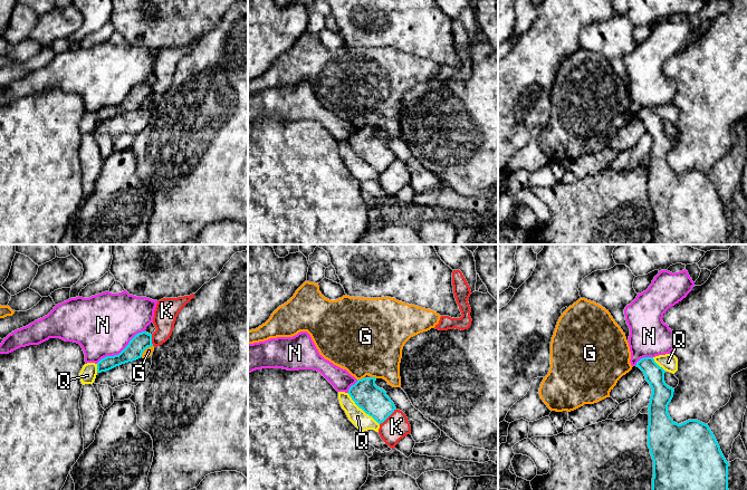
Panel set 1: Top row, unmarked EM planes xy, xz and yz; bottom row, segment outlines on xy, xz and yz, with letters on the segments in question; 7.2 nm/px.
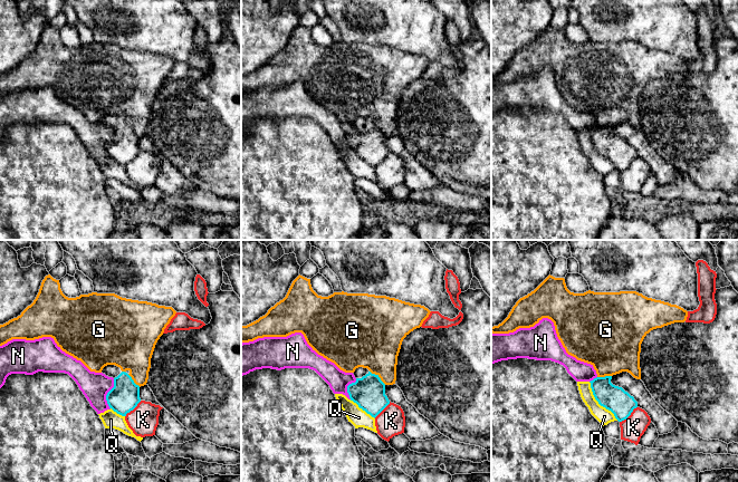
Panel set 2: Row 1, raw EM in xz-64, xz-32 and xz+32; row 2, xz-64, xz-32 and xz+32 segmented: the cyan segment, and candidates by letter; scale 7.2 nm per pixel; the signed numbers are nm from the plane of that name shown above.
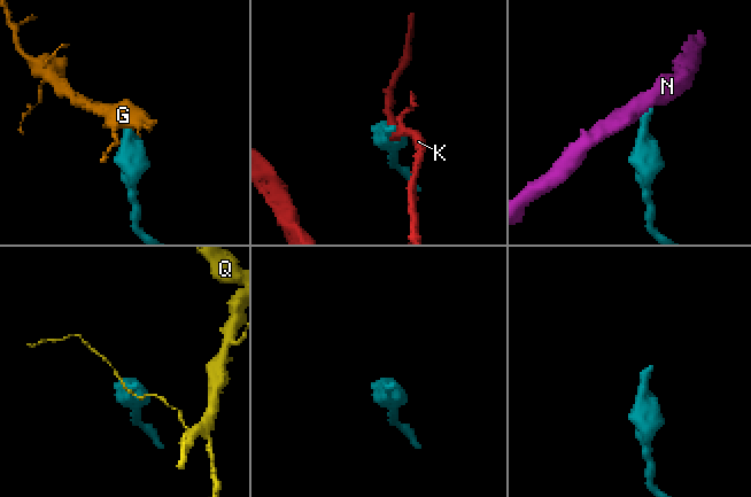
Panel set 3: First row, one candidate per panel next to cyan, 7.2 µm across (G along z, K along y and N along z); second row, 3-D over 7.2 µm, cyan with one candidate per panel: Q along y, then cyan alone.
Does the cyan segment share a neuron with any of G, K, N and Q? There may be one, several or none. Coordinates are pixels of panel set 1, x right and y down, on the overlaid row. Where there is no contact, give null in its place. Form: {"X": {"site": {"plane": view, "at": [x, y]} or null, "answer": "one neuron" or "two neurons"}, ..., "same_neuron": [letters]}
{"G": {"site": {"plane": "xy", "at": [145, 348]}, "answer": "two neurons"}, "K": {"site": {"plane": "xz", "at": [388, 416]}, "answer": "two neurons"}, "N": {"site": {"plane": "xy", "at": [122, 351]}, "answer": "two neurons"}, "Q": {"site": {"plane": "xz", "at": [362, 409]}, "answer": "two neurons"}, "same_neuron": []}

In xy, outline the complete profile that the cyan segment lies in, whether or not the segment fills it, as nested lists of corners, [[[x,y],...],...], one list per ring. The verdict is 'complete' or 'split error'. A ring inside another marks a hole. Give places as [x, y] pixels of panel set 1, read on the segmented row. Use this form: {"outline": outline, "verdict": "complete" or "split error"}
{"outline": [[[153,323],[146,329],[136,334],[128,343],[128,345],[118,354],[114,356],[106,356],[97,363],[97,373],[109,371],[122,364],[136,361],[142,357],[143,352],[147,347],[152,347],[152,334],[156,330]]], "verdict": "split error"}

